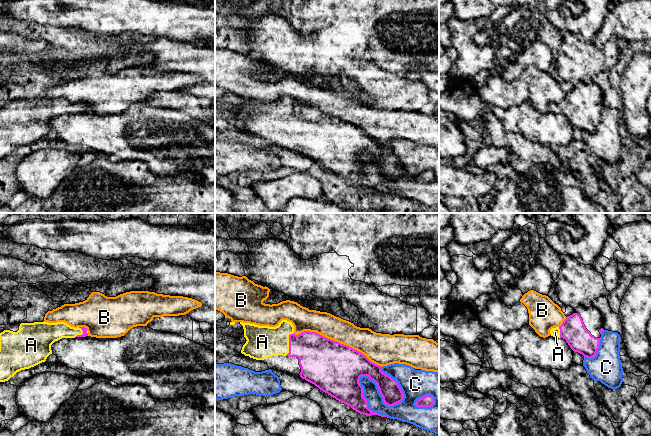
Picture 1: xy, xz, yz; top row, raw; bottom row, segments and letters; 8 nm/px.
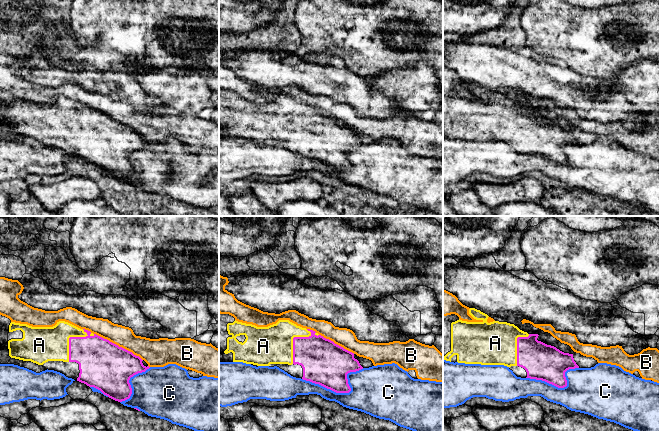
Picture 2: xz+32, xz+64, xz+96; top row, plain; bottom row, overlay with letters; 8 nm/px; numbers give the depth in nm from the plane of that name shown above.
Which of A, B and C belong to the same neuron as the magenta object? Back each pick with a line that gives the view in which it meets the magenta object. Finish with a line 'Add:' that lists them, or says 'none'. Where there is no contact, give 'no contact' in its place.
A: contact in xz
Add: A

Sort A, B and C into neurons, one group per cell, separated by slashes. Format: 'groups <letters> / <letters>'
groups A / B / C

